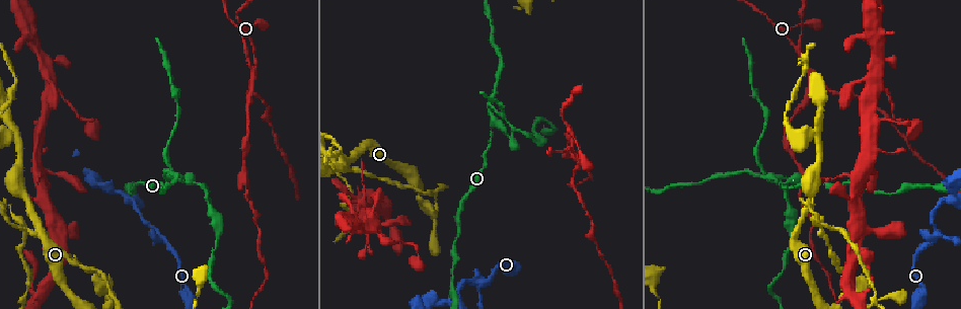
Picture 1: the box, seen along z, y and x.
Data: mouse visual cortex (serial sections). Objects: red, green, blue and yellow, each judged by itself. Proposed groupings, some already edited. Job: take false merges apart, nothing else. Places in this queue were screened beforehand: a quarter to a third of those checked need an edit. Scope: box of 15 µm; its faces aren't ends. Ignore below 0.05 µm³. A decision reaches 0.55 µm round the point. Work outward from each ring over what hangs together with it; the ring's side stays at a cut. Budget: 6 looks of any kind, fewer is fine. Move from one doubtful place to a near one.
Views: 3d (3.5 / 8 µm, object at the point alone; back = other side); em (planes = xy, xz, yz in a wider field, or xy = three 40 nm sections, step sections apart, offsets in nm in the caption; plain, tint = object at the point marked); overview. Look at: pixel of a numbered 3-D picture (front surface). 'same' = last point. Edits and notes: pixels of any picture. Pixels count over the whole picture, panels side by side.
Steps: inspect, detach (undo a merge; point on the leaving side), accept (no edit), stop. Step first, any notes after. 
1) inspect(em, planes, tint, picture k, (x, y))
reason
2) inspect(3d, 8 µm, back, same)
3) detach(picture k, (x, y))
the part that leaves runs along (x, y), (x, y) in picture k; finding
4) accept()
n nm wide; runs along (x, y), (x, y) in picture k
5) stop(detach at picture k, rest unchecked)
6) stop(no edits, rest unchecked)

inspect(3d, 8 µm, picture 1, (511, 130))
sudden change in width

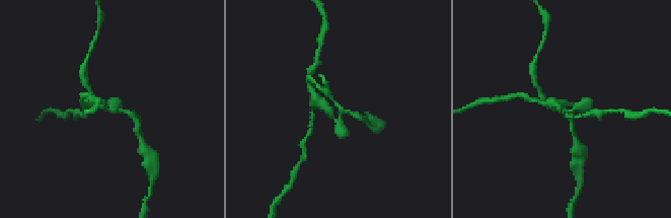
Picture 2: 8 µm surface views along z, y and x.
inspect(em, xy, step 3, tint, picture 2, (111, 111))
4 arms; arms of 150, 200, 300, 300 nm

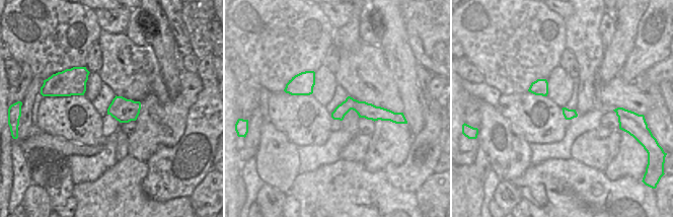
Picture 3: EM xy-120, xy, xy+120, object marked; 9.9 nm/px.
detach(picture 2, (132, 115))
a second cell is stuck on

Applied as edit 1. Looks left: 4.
inspect(overview)

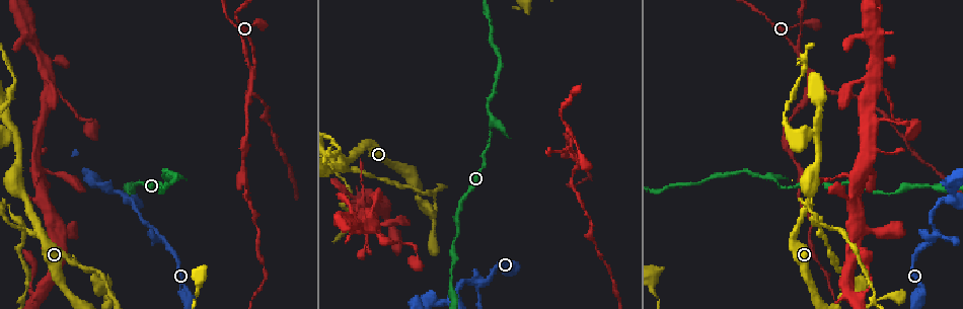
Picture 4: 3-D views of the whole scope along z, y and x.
inspect(3d, 8 µm, picture 4, (576, 159))
abrupt turn

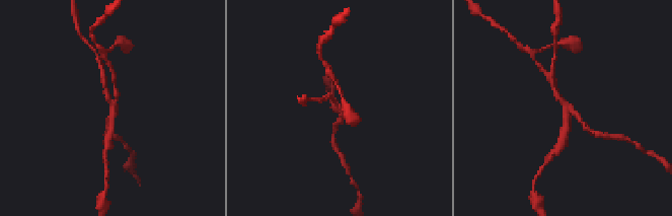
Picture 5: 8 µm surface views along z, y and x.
inspect(em, xy, step 1, tint, picture 5, (340, 110))
4 arms; arms of 100, 200, 200, 250 nm; shape alone is not enough

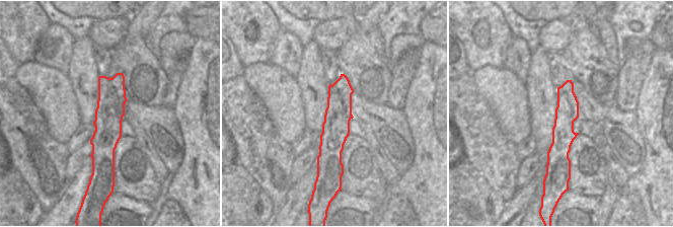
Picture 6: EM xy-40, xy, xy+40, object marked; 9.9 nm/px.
detach(picture 5, (564, 130))
280 nm wide; the part that leaves runs along (566, 112), (563, 144), (555, 150) in picture 5; two cells meet here

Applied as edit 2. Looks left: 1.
stop(detach at picture 2, detach at picture 5, rest unchecked)

